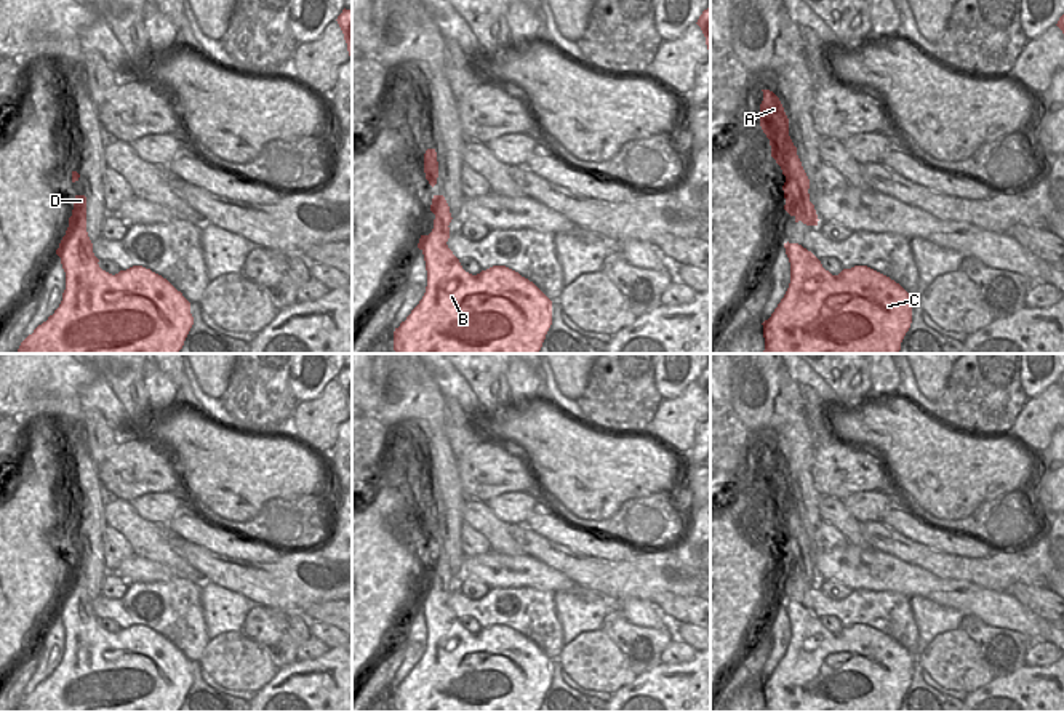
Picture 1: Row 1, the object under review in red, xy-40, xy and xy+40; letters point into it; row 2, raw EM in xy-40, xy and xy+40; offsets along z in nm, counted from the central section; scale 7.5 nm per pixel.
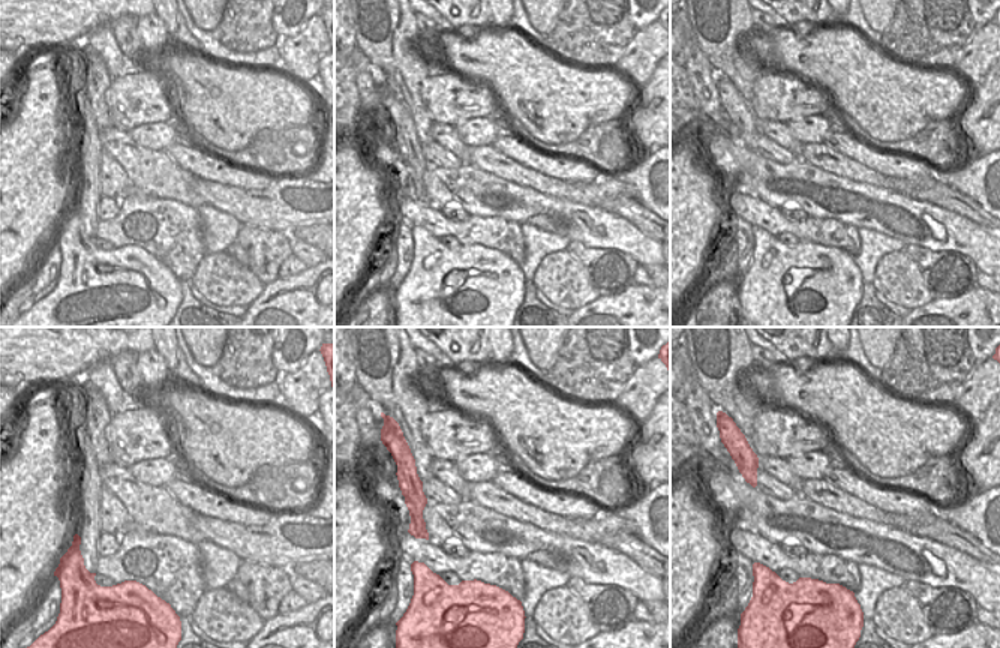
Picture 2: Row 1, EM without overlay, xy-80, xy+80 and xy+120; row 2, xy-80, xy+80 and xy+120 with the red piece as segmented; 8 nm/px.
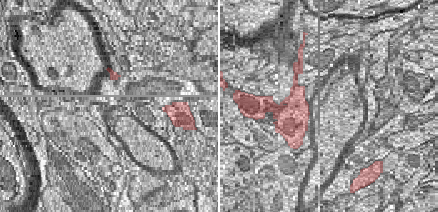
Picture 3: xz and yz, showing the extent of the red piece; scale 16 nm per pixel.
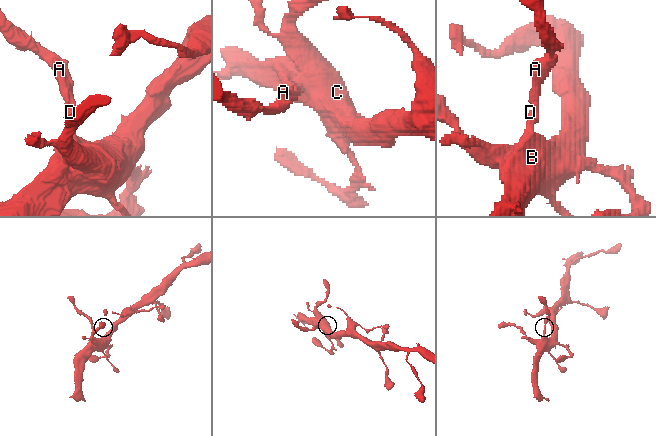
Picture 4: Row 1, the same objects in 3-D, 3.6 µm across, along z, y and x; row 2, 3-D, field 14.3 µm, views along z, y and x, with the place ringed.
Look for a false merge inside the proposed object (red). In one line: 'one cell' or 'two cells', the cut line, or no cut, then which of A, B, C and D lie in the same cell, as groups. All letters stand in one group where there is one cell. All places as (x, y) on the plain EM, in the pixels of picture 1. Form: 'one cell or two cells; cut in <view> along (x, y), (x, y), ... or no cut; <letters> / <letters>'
two cells; cut in xy along (436, 572), (442, 573), (447, 584); A D / B C

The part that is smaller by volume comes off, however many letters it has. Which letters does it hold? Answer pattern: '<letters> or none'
A, D

